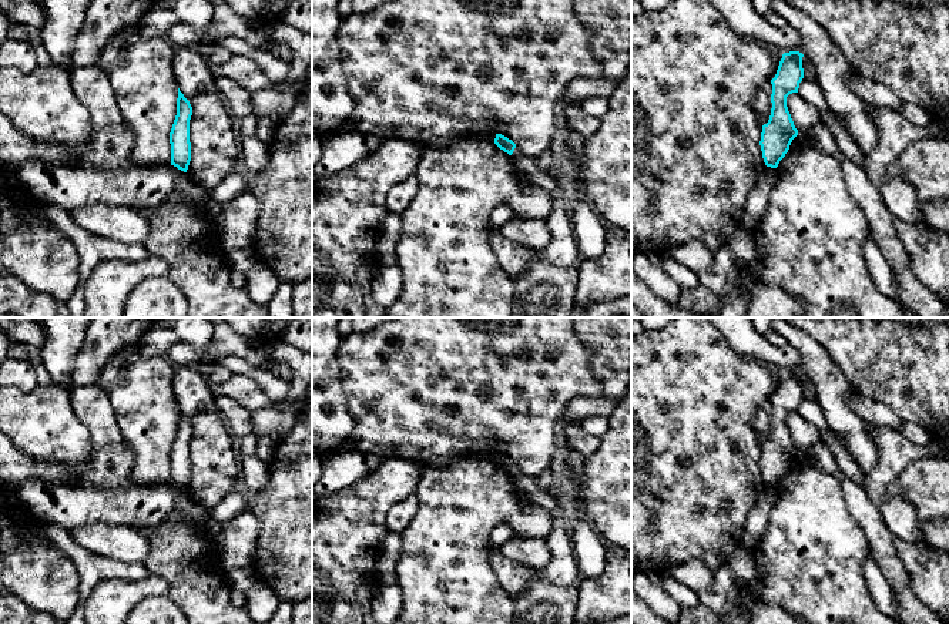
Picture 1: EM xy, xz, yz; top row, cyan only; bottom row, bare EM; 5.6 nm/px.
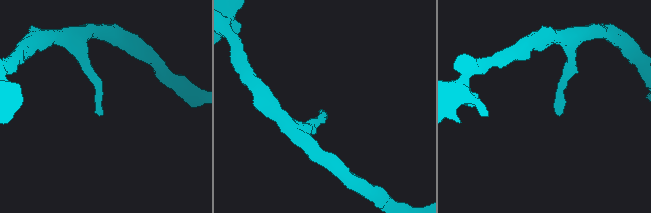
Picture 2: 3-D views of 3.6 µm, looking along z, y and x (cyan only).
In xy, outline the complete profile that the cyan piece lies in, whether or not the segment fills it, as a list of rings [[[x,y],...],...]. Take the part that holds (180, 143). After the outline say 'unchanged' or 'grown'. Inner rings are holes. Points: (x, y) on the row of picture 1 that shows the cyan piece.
[[[178,88],[177,115],[170,132],[171,165],[187,172],[191,161],[190,120],[192,107]]]; unchanged

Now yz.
[[[799,51],[784,53],[775,77],[771,80],[771,115],[762,125],[761,151],[767,167],[777,168],[789,150],[792,140],[798,135],[791,114],[787,107],[787,97],[798,93],[804,78],[804,54]]]; unchanged

